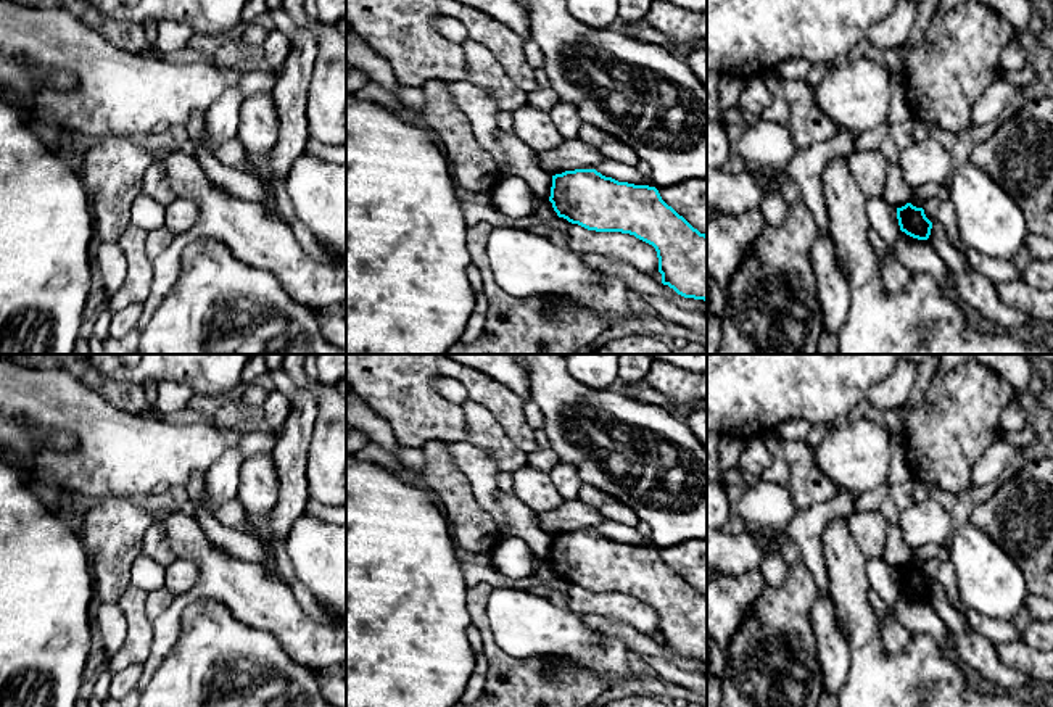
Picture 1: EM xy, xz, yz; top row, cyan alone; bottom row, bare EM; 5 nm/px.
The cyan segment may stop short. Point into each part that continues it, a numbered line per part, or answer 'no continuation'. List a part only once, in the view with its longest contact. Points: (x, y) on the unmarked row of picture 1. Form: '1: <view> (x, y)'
no continuation

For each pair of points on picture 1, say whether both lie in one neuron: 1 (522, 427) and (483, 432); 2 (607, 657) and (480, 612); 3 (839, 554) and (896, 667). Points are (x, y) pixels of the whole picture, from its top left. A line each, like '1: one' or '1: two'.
1: two
2: two
3: one

